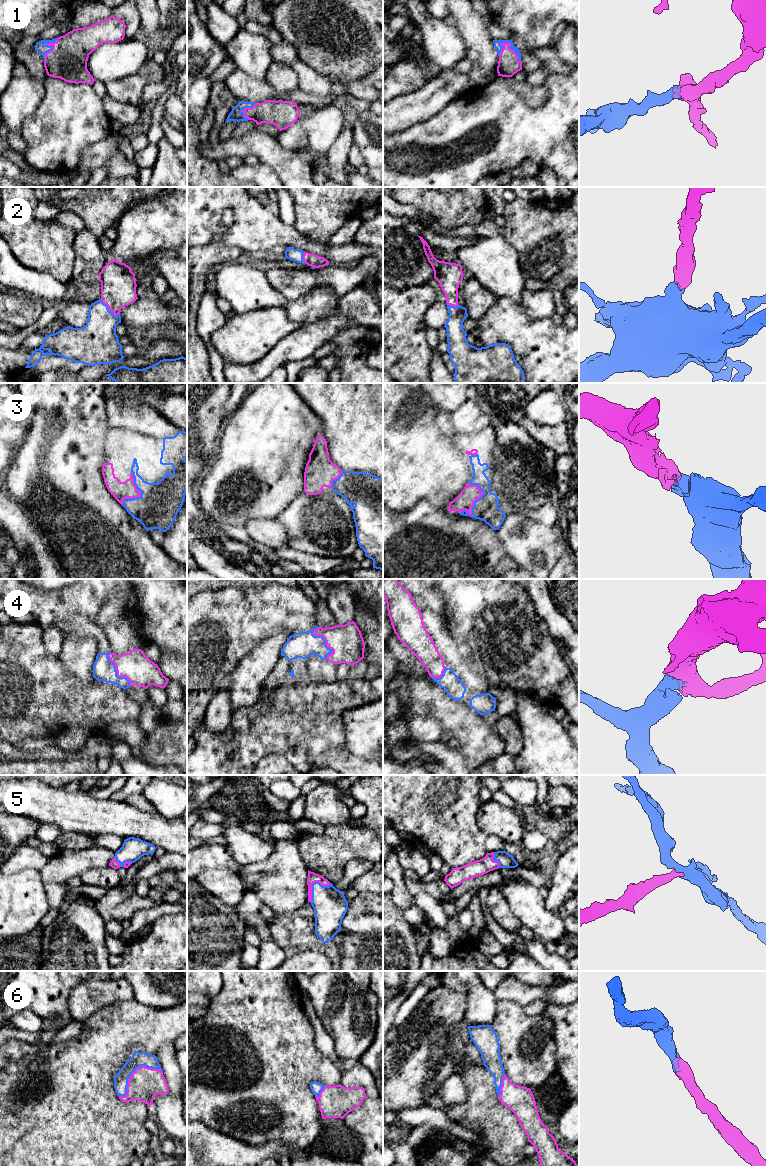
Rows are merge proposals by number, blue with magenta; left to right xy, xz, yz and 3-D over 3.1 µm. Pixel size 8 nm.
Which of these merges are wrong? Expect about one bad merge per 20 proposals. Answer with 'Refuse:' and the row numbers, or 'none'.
Refuse: none

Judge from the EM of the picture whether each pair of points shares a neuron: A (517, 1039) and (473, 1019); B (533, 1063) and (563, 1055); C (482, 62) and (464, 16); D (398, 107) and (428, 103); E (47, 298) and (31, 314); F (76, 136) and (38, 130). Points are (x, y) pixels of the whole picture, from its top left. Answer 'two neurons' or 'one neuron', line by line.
A: two neurons
B: two neurons
C: one neuron
D: one neuron
E: two neurons
F: one neuron

